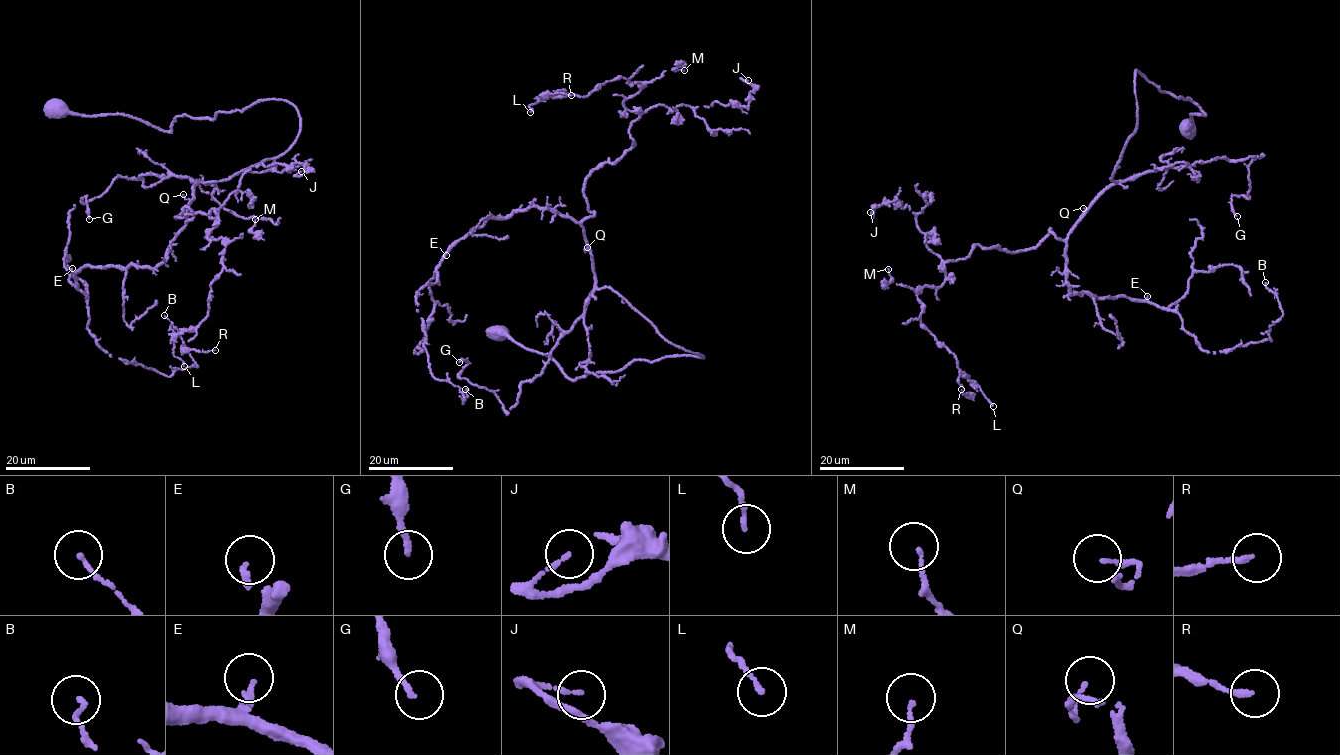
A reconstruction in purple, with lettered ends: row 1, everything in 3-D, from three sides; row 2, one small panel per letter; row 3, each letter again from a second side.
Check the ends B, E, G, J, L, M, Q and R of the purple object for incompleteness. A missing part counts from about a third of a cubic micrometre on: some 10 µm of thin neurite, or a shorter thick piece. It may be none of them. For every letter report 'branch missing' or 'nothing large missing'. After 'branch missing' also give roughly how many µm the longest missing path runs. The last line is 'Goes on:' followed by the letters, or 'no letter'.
B: nothing large missing
E: nothing large missing
G: nothing large missing
J: nothing large missing
L: nothing large missing
M: nothing large missing
Q: nothing large missing
R: nothing large missing
Goes on: no letter

